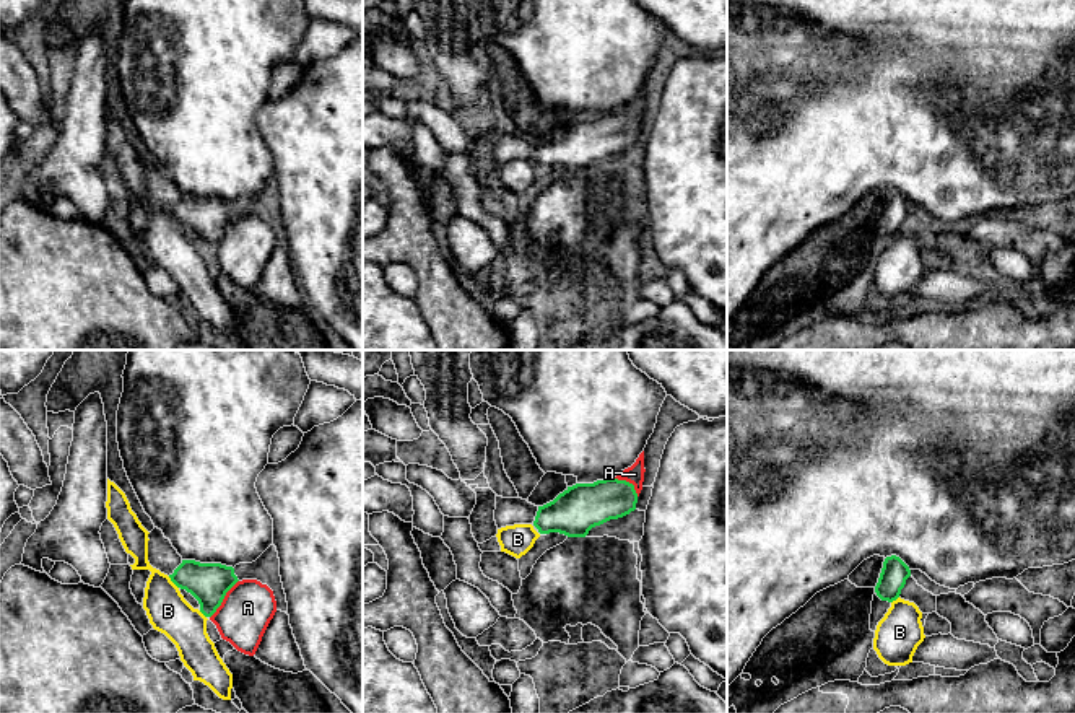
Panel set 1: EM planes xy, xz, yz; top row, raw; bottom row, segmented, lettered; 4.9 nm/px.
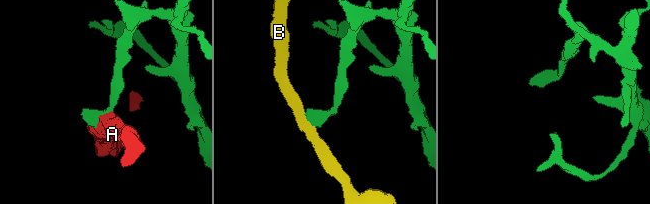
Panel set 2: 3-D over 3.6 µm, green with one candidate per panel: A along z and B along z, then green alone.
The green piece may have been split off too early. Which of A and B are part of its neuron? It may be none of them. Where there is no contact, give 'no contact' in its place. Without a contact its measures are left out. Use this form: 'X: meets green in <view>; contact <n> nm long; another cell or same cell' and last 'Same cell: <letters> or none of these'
A: meets green in xy; contact 240 nm long; another cell
B: meets green in xy; contact 80 nm long; another cell
Same cell: none of these

